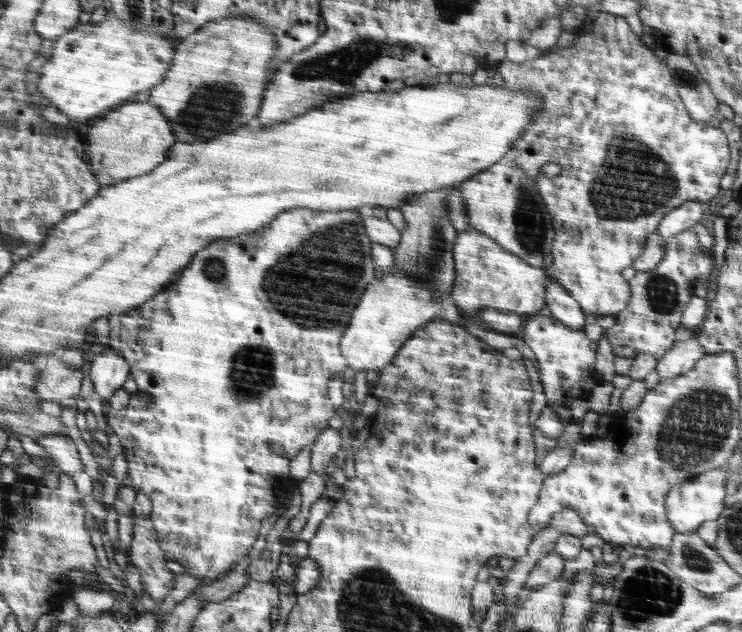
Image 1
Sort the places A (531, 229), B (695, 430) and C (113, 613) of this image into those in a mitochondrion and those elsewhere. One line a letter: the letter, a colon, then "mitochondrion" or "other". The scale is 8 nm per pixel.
A: mitochondrion
B: mitochondrion
C: other

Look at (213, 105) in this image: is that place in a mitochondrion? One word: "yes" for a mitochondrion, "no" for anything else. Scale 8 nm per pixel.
yes

